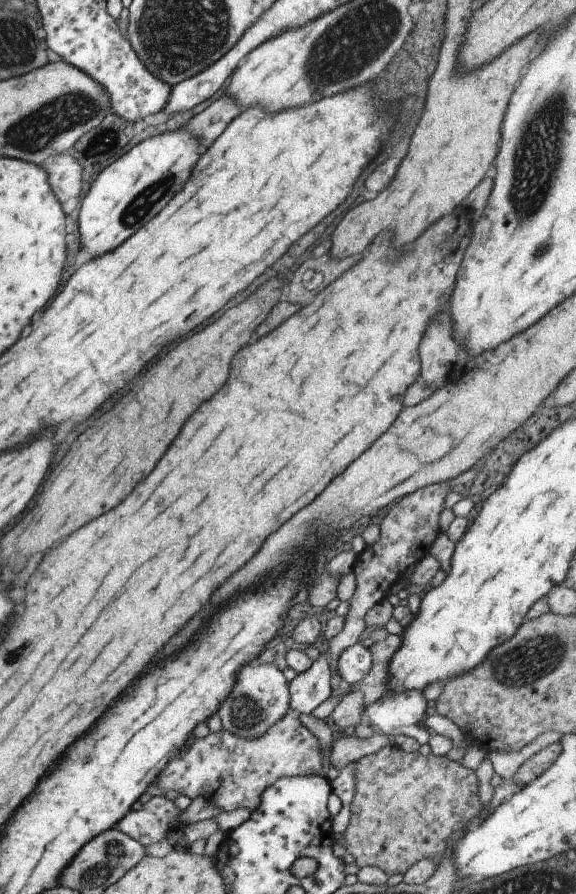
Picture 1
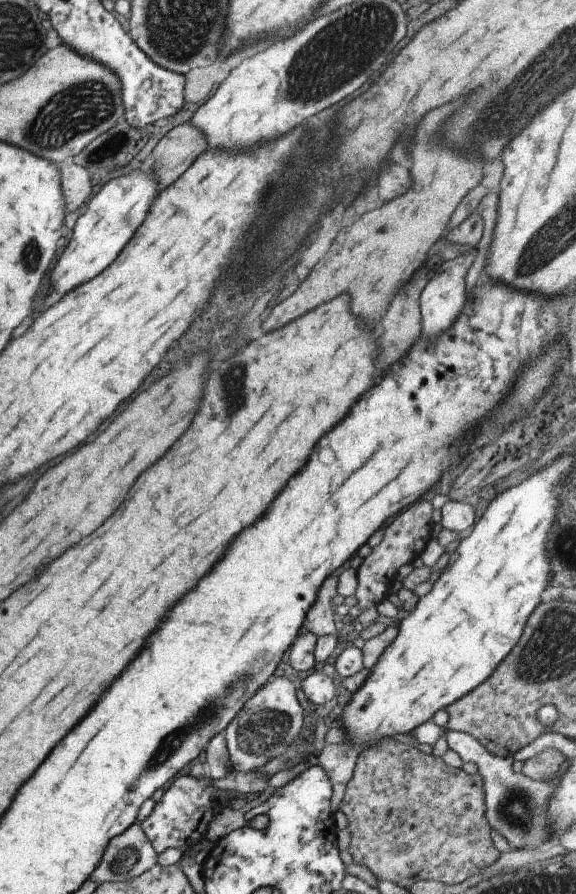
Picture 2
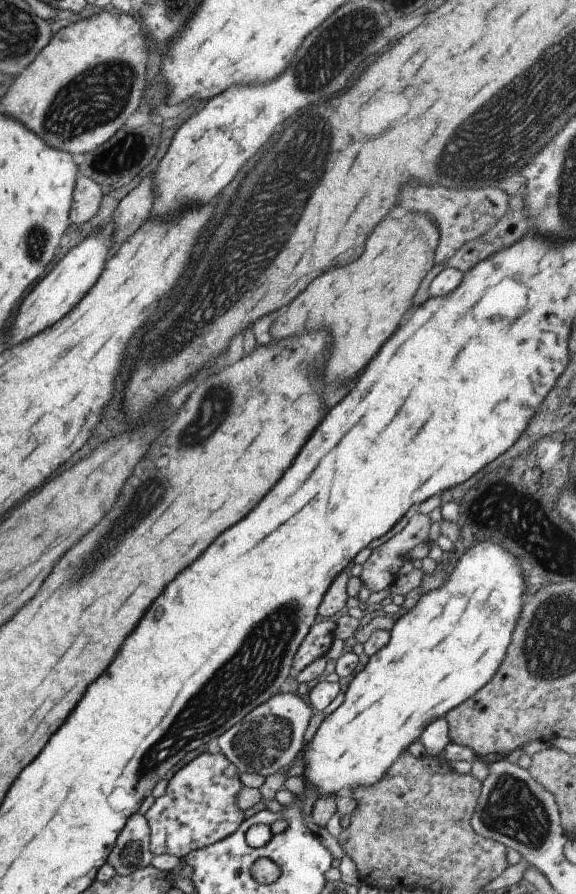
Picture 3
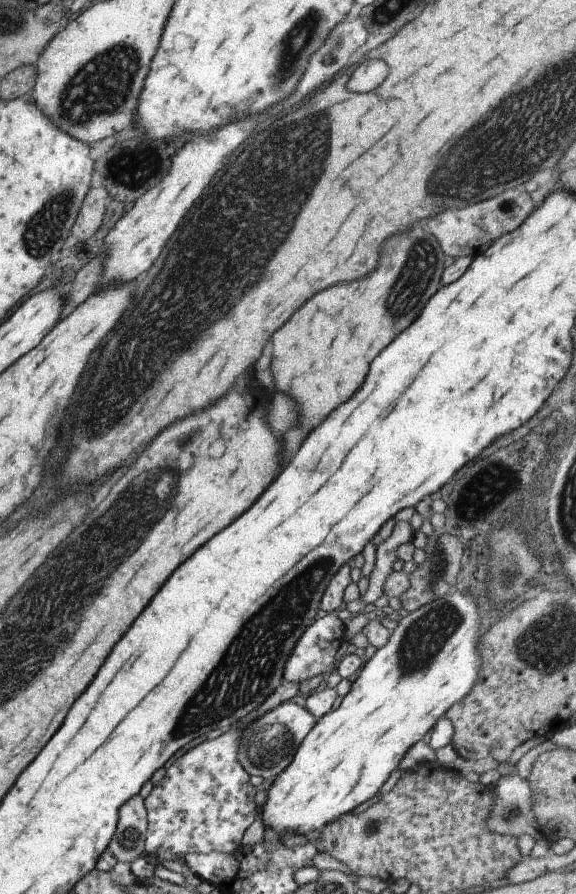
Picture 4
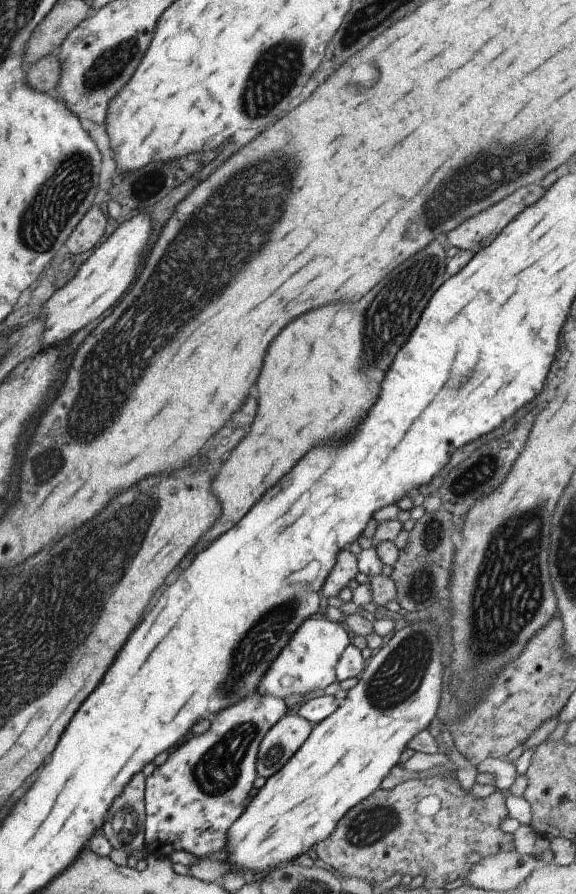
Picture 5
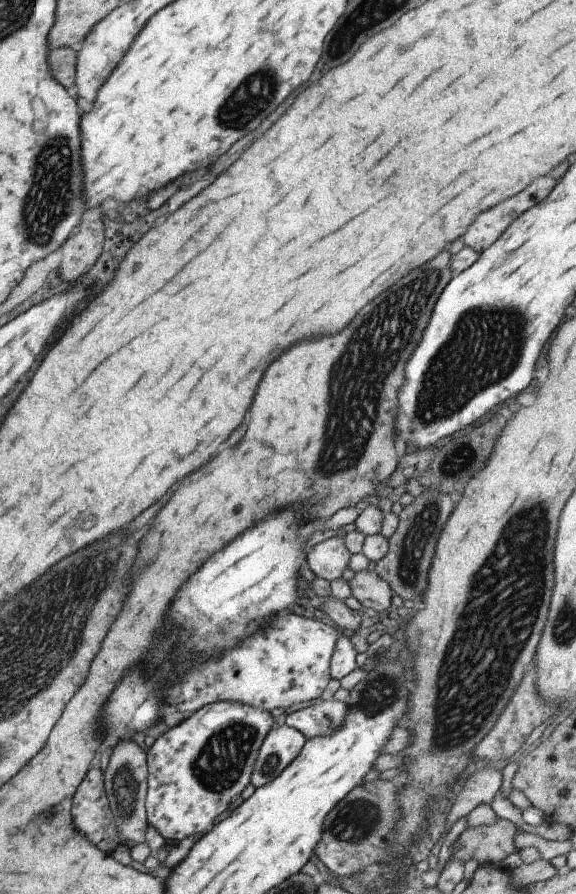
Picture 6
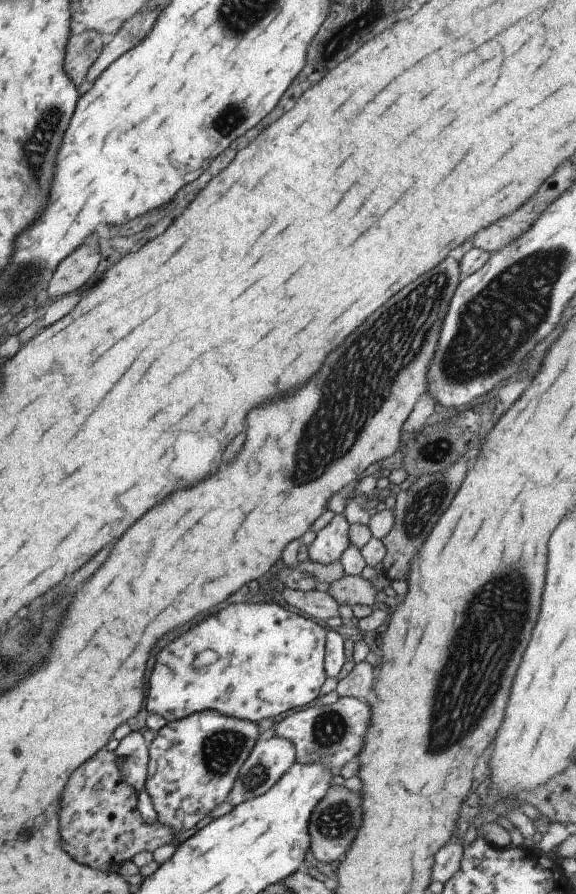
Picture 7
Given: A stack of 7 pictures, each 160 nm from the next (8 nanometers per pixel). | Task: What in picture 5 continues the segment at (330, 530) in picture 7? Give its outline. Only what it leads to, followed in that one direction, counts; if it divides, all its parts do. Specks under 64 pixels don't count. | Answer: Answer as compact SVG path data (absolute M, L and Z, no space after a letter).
M347 547L338 551L337 561L330 569L326 580L321 588L321 596L327 598L337 596L338 592L355 578L359 570L357 567L357 556Z

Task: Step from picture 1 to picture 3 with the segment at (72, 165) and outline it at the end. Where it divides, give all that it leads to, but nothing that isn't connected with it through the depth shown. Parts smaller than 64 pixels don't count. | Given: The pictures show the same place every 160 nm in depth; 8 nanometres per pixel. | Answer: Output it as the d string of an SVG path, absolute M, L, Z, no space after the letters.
M79 175L69 212L70 223L84 224L97 216L103 197L101 189L94 180Z

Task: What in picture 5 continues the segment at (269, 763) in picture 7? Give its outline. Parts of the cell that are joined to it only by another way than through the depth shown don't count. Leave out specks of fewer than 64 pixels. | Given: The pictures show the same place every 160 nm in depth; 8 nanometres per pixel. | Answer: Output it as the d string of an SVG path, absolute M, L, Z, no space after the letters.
M286 714L276 722L260 743L256 759L257 776L270 778L276 774L306 742L312 727L298 714Z

